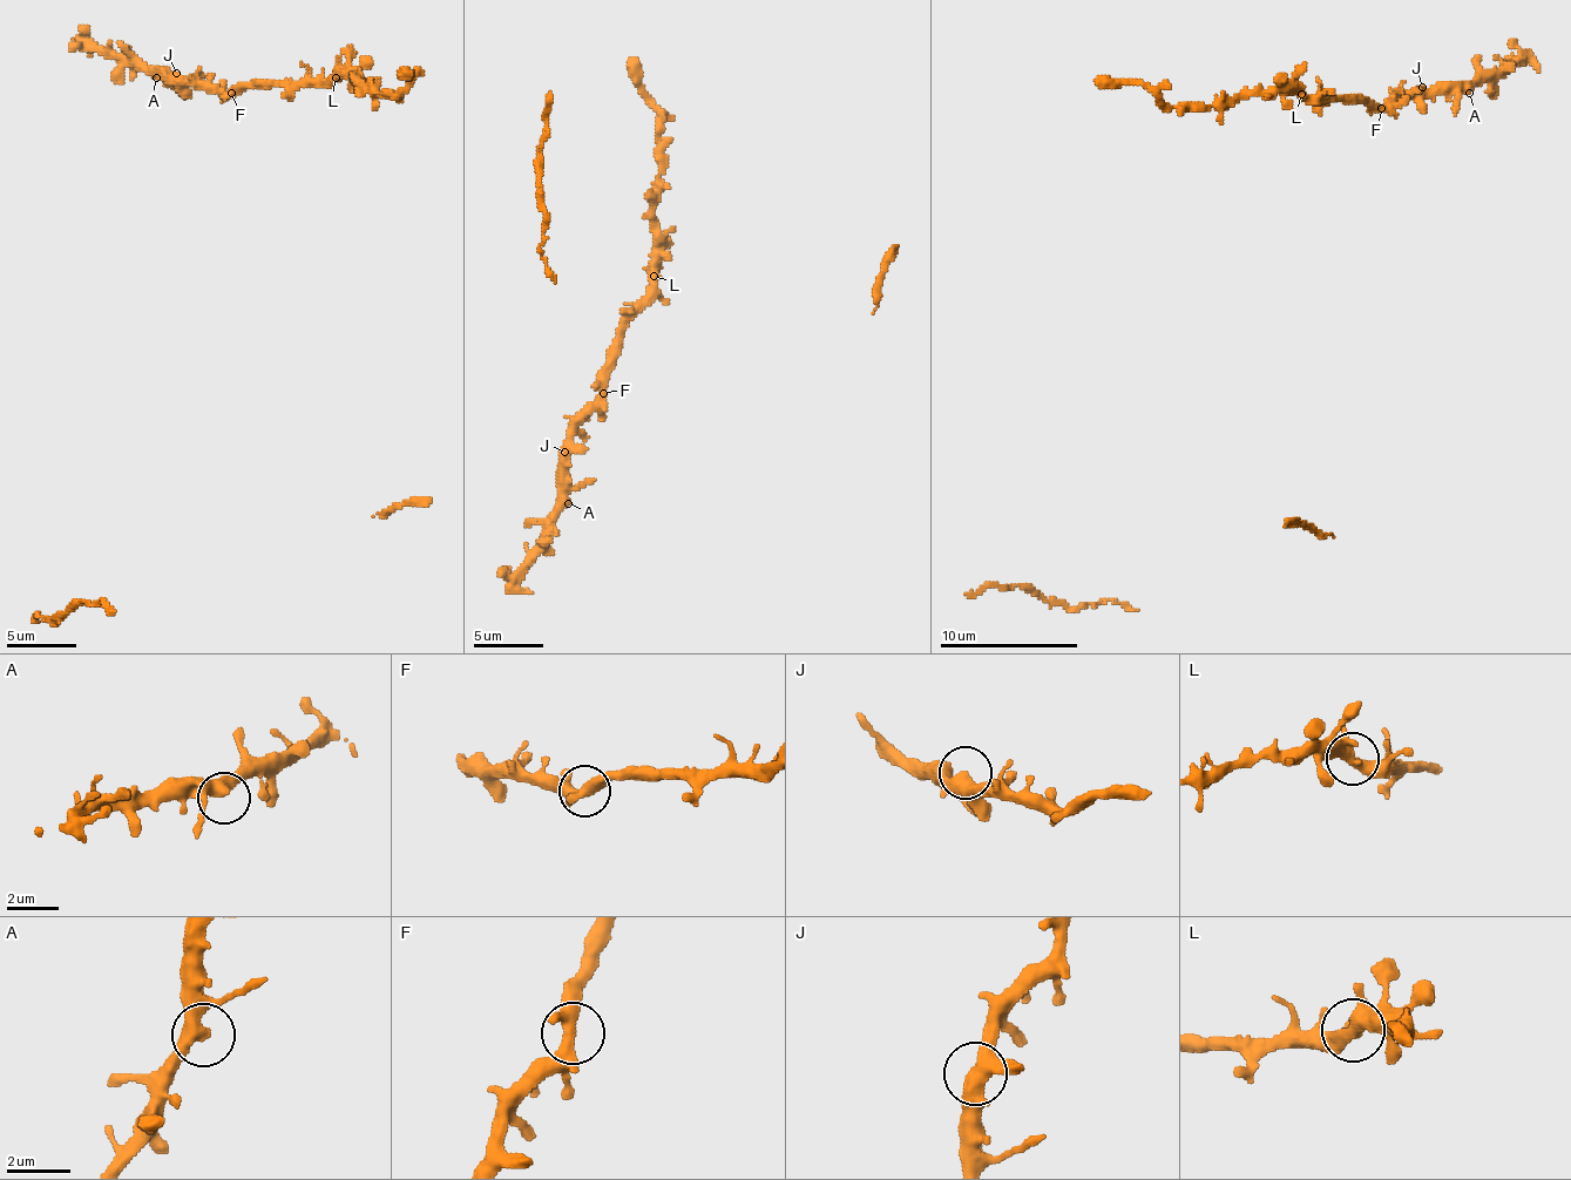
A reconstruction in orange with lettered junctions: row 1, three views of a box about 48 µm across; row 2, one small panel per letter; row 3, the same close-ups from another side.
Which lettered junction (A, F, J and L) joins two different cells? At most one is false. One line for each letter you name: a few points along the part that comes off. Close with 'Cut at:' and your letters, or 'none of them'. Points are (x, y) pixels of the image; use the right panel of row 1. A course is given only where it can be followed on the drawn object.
Cut at: none of them

